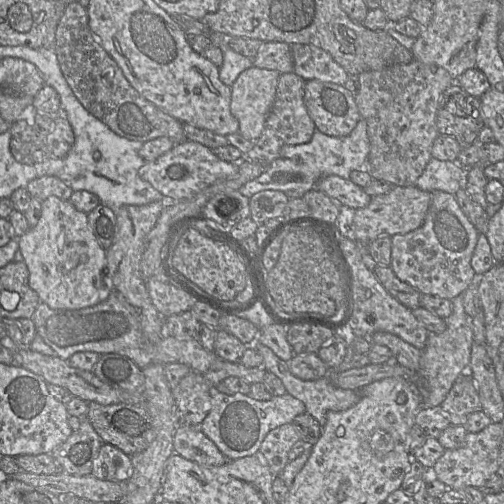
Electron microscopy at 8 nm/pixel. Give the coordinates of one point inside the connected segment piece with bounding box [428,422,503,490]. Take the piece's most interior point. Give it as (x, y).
(477, 460)

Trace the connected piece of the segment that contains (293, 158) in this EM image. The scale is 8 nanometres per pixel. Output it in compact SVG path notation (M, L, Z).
M361 118L353 131L344 137L328 136L315 129L312 139L299 145L285 145L280 150L280 158L273 161L256 179L244 184L238 191L248 199L263 190L278 190L289 199L302 197L315 189L317 181L328 175L348 179L353 170L365 169L370 152L367 123Z

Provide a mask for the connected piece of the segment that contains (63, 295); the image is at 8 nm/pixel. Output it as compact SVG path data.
M50 196L41 202L41 216L36 226L18 238L19 254L29 272L29 286L52 309L78 310L97 305L114 290L107 268L106 251L91 231L87 214L75 209L70 201Z

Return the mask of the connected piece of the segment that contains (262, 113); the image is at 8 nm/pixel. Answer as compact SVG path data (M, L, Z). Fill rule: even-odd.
M250 67L242 71L231 86L230 111L239 123L238 133L249 141L256 141L262 134L266 118L276 97L281 73L276 70Z

